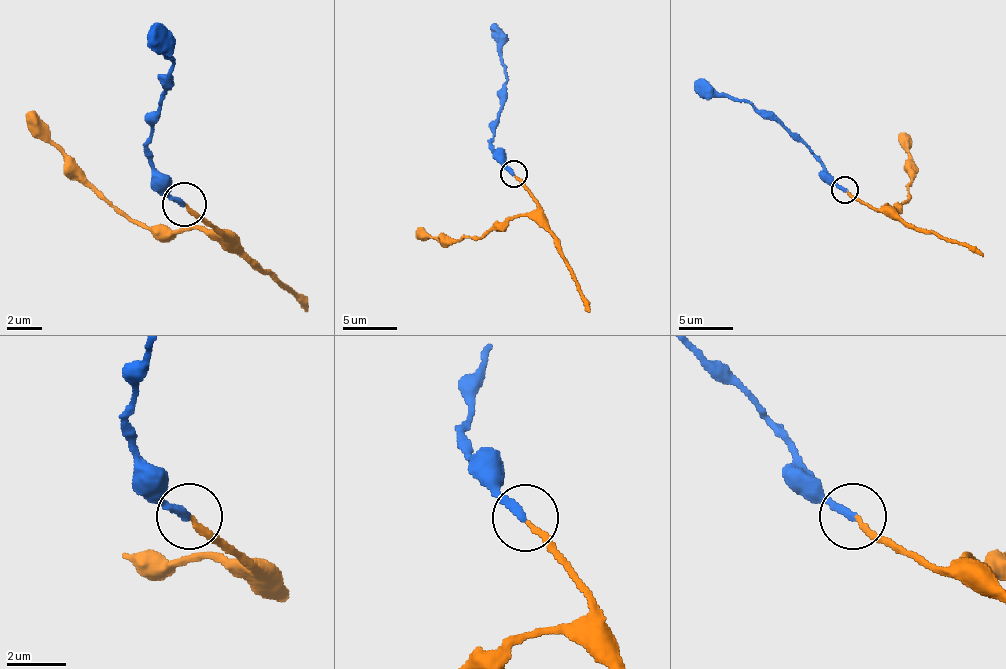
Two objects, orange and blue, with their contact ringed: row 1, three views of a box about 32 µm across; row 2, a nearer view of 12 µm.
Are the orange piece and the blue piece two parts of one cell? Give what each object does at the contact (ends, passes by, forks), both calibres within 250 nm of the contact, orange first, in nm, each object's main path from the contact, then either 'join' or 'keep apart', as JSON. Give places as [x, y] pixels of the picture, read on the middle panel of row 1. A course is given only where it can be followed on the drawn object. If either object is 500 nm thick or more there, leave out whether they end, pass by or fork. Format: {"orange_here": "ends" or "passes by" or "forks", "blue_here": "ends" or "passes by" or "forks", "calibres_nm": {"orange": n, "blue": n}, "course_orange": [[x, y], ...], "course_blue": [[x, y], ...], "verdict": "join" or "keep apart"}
{"orange_here": "ends", "blue_here": "ends", "calibres_nm": {"orange": 200, "blue": 280}, "course_orange": [[513, 176], [529, 192], [537, 208], [496, 222], [480, 238], [437, 241], [418, 230]], "course_blue": [[513, 173], [494, 154], [491, 138], [505, 78], [494, 24]], "verdict": "join"}

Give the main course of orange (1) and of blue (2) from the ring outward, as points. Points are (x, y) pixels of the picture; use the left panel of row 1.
1: (183, 203), (223, 233), (157, 229), (130, 216), (29, 110)
2: (183, 203), (152, 168), (148, 137), (170, 62), (152, 27)

